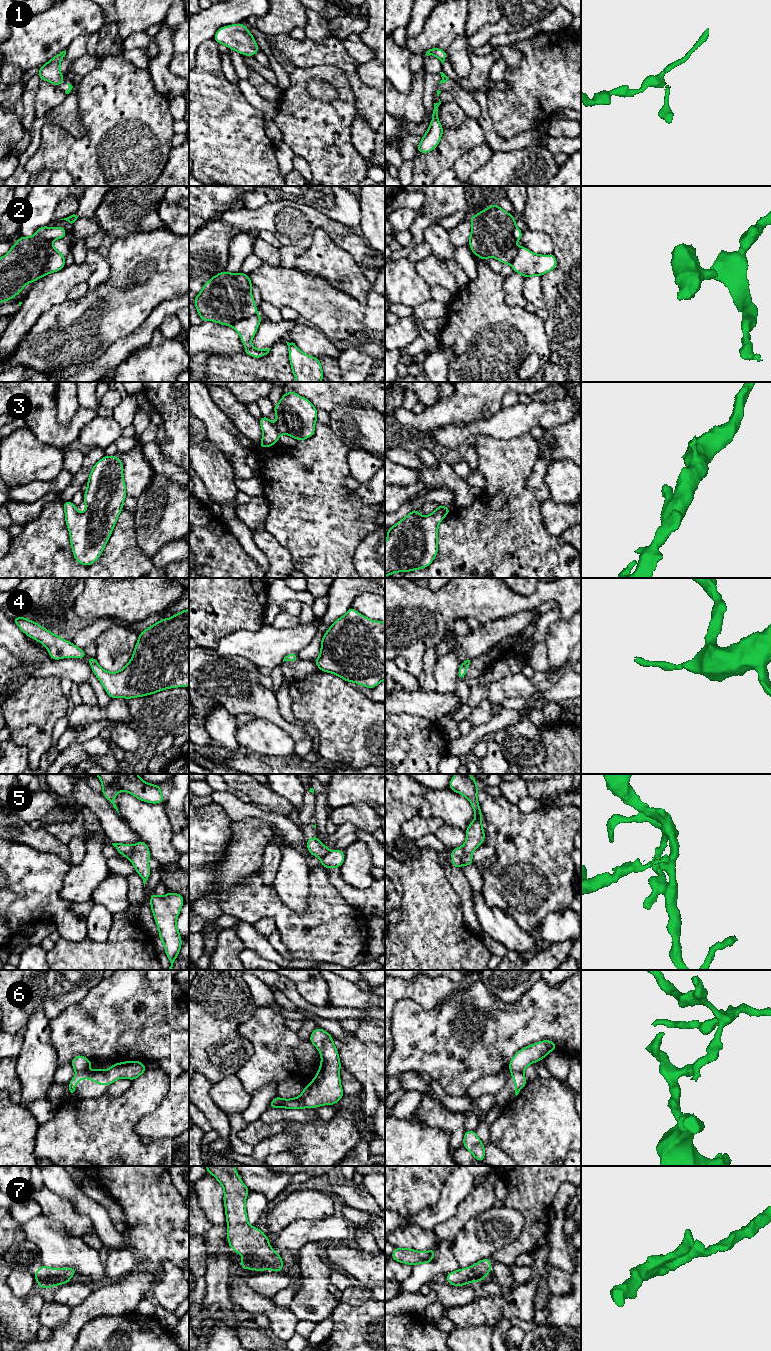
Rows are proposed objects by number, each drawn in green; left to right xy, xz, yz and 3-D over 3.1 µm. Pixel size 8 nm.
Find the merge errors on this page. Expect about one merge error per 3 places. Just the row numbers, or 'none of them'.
2, 5, 6

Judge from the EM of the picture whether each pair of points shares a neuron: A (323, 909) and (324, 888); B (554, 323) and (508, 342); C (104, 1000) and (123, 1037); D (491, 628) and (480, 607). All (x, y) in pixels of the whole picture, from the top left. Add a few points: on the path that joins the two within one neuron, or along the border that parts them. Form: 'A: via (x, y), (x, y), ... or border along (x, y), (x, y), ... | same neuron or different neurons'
A: via (323, 904), (323, 893) | same neuron
B: border along (544, 321), (544, 329), (549, 340), (550, 350) | different neurons
C: via (113, 1009), (121, 1019), (121, 1028) | same neuron
D: border along (511, 616), (492, 619), (481, 624) | different neurons

